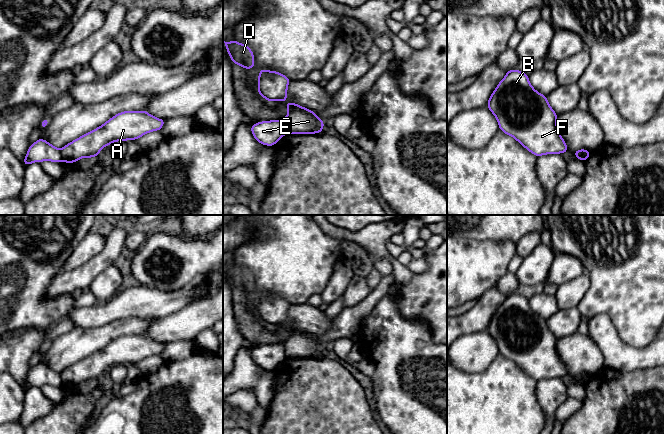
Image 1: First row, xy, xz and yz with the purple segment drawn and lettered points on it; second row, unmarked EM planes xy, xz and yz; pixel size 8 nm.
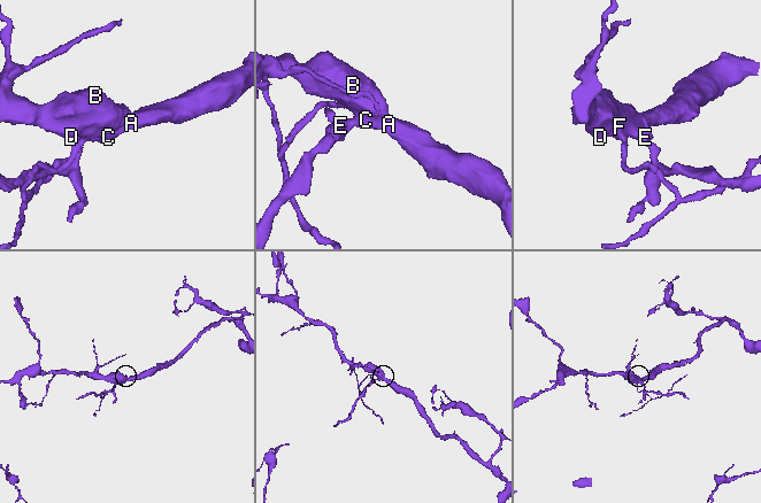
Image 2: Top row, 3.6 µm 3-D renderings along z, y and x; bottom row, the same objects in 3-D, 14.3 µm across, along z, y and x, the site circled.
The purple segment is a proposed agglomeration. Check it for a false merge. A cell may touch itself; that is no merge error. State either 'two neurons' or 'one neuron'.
two neurons

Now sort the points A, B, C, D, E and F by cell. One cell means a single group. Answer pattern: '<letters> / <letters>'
A B C D F / E

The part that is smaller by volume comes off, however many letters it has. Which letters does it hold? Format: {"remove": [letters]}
{"remove": ["E"]}

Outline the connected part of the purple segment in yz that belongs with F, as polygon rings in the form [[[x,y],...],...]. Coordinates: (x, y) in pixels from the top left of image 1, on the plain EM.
[[[516,293],[507,295],[488,323],[487,331],[496,341],[499,353],[536,381],[569,375],[557,351],[558,339],[550,331],[547,320],[532,311],[527,298]]]

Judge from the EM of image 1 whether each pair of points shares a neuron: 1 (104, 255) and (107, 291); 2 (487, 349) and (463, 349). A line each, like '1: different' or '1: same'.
1: different
2: same

